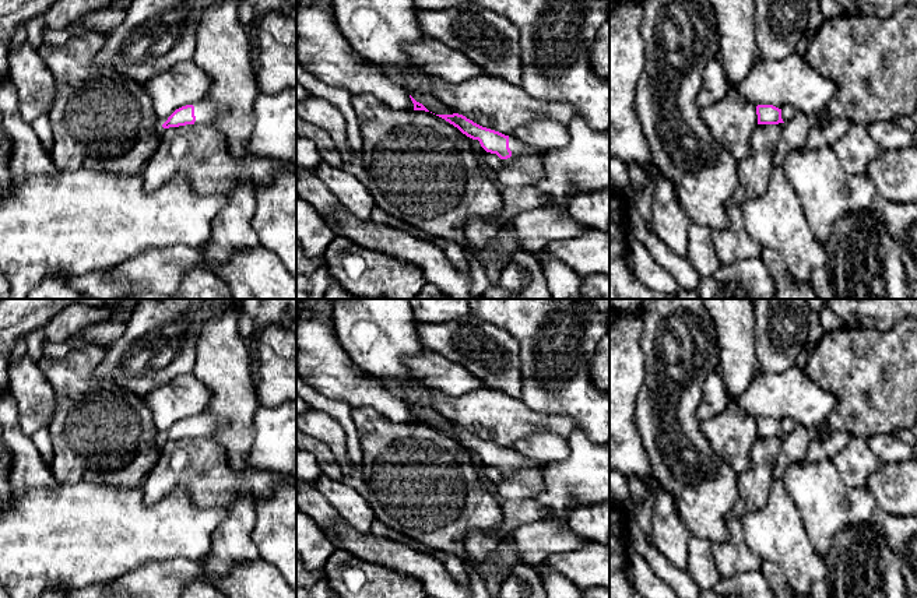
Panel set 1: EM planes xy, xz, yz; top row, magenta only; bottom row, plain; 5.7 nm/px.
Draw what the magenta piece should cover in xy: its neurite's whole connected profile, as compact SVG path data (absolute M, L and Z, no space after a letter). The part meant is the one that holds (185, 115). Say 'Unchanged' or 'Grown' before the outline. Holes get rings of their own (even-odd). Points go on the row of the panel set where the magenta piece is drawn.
Grown. M207 99L194 105L186 105L176 109L162 124L164 129L179 127L186 124L208 124L217 115L225 110L225 106Z

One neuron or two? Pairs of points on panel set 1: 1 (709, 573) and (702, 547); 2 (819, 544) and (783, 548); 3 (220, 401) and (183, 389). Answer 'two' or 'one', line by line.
1: one
2: two
3: two

